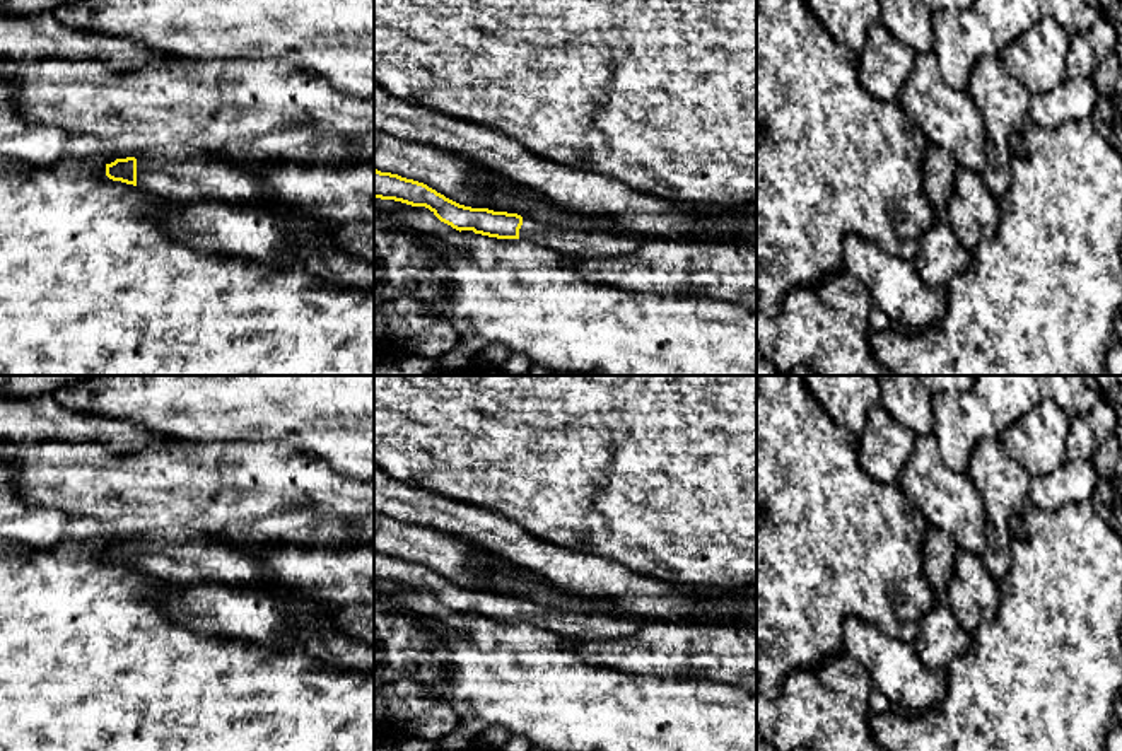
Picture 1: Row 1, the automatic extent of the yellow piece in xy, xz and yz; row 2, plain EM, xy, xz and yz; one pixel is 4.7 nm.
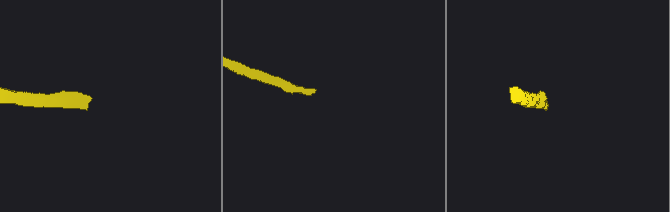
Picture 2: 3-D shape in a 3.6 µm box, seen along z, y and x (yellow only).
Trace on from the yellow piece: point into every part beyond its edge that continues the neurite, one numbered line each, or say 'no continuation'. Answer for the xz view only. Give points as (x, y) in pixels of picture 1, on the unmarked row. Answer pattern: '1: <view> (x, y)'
1: xz (571, 622)

